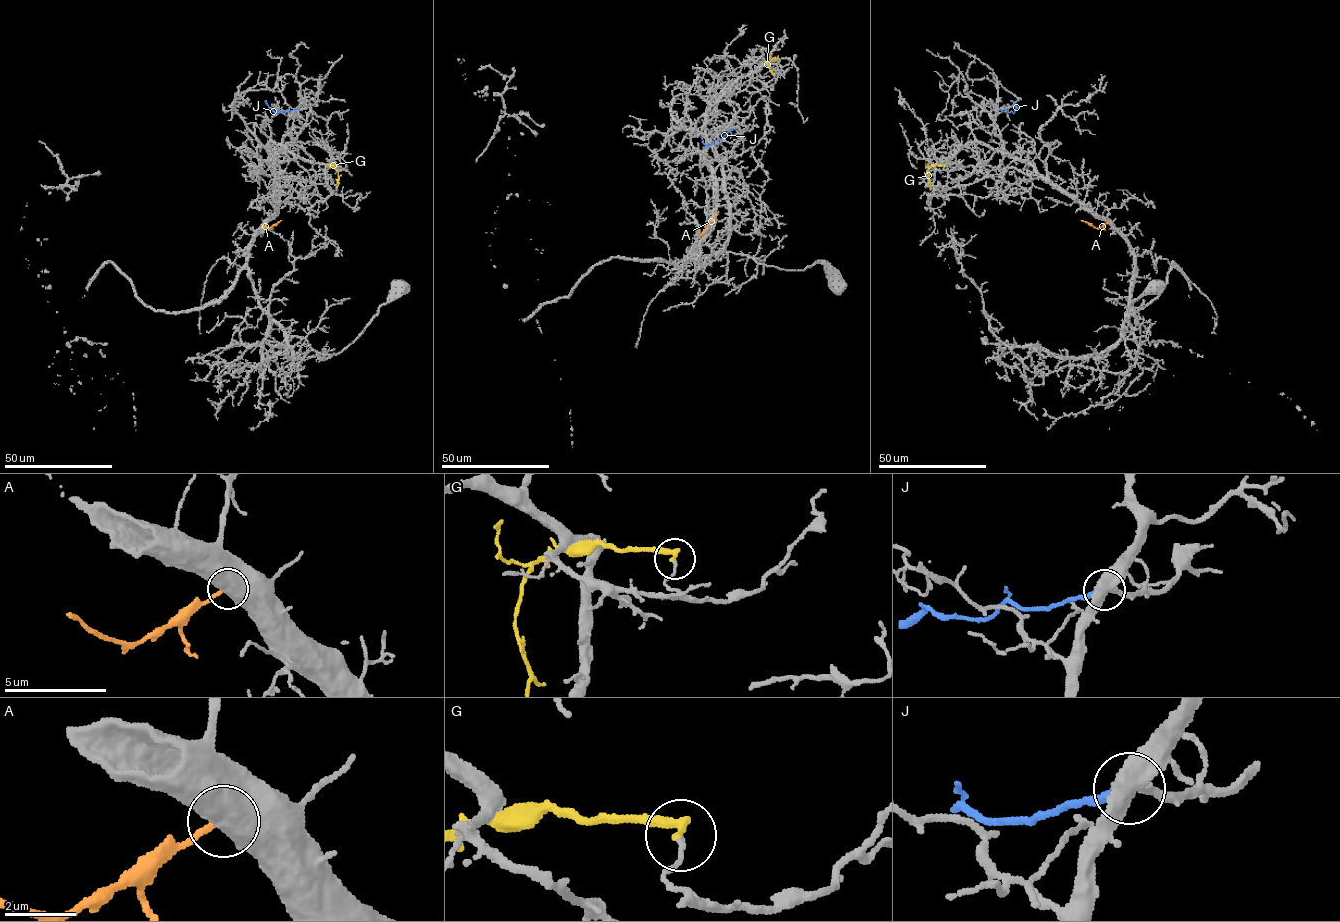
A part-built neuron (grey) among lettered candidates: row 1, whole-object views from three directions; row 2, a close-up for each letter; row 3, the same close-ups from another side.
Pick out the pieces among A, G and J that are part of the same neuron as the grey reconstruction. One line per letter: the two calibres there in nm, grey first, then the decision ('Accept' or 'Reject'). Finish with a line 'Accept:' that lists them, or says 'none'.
A: Thickness 750 nm (grey) against 160 nm. Reject
G: Thickness 110 nm (grey) against 320 nm. Reject
J: Thickness 200 nm (grey) against 280 nm. Reject
Accept: none

